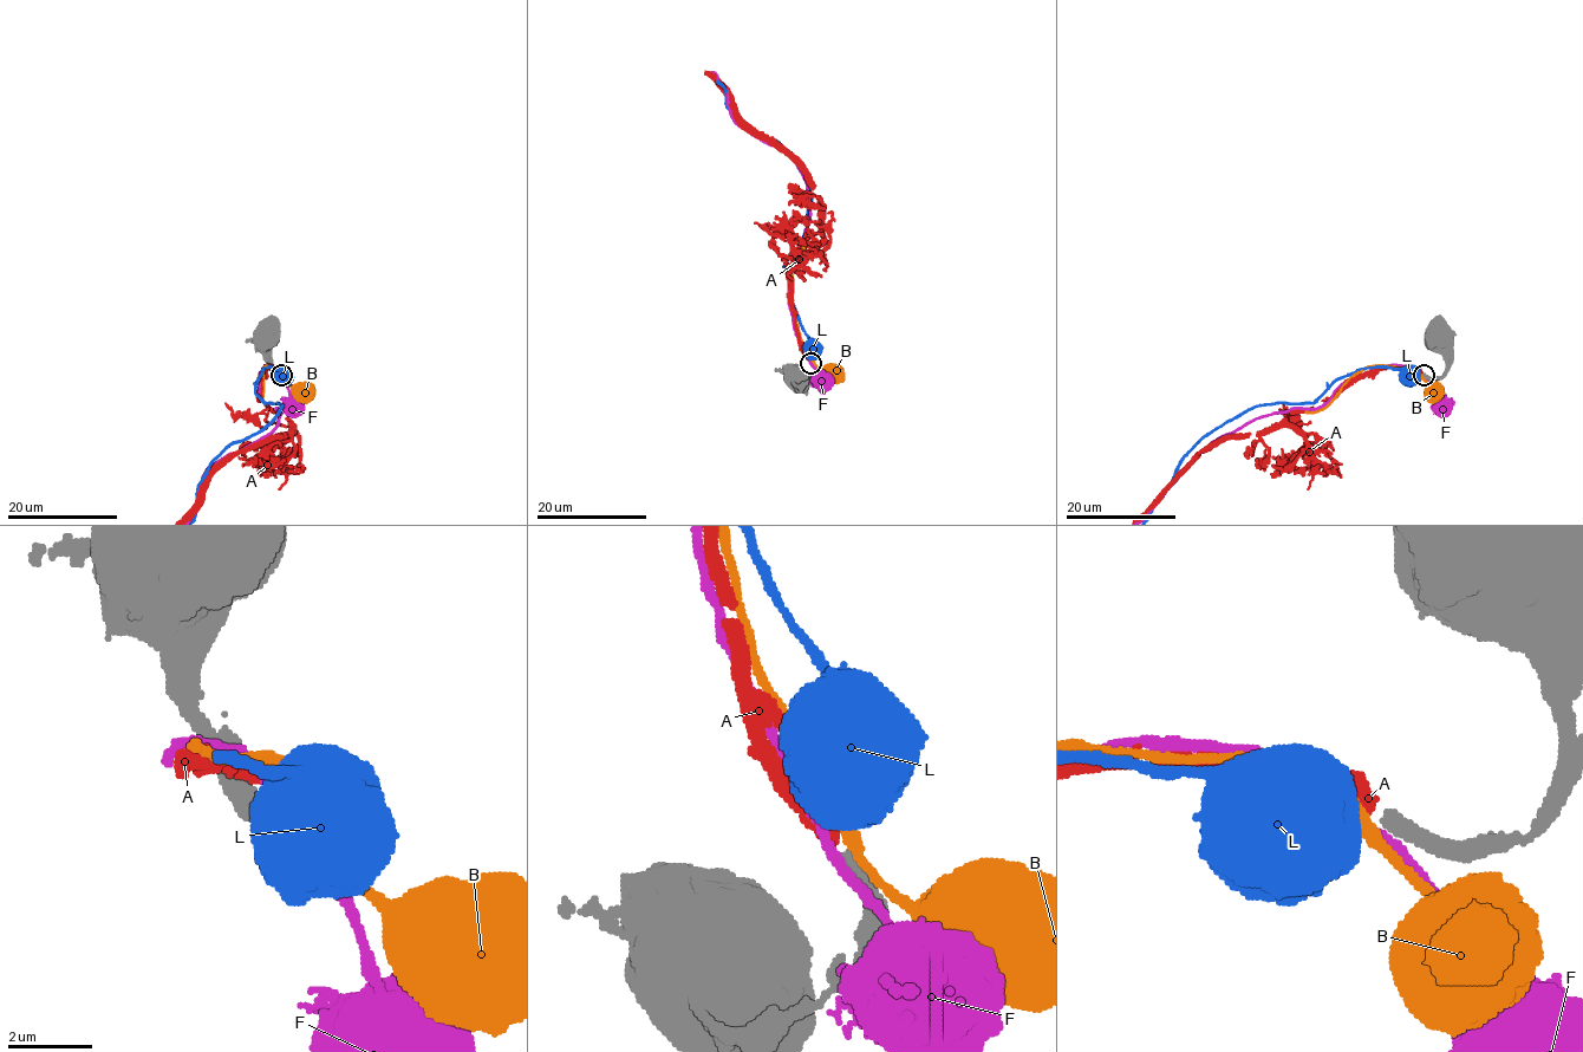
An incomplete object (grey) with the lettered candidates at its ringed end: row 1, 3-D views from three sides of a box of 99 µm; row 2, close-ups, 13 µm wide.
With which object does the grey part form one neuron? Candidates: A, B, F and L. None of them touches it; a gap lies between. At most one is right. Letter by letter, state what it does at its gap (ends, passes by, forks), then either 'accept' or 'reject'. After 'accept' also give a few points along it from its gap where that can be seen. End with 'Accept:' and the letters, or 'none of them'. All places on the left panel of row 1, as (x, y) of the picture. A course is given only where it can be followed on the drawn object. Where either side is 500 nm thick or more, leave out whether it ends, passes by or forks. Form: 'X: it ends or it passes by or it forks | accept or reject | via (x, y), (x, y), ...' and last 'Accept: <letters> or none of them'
A: it ends | accept
B: it passes by | reject
F: it passes by | reject
L: reject
Accept: A

